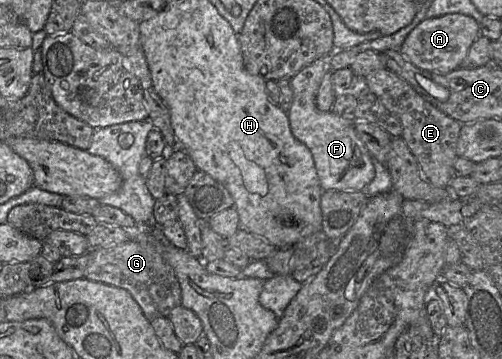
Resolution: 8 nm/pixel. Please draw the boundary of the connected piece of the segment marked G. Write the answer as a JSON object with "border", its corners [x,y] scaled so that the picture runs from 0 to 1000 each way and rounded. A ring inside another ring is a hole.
{"border":[[[253,671],[225,688],[181,691],[173,710],[175,733],[167,774],[253,808],[299,897],[313,886],[337,886],[345,864],[361,852],[355,772],[301,680]]]}

